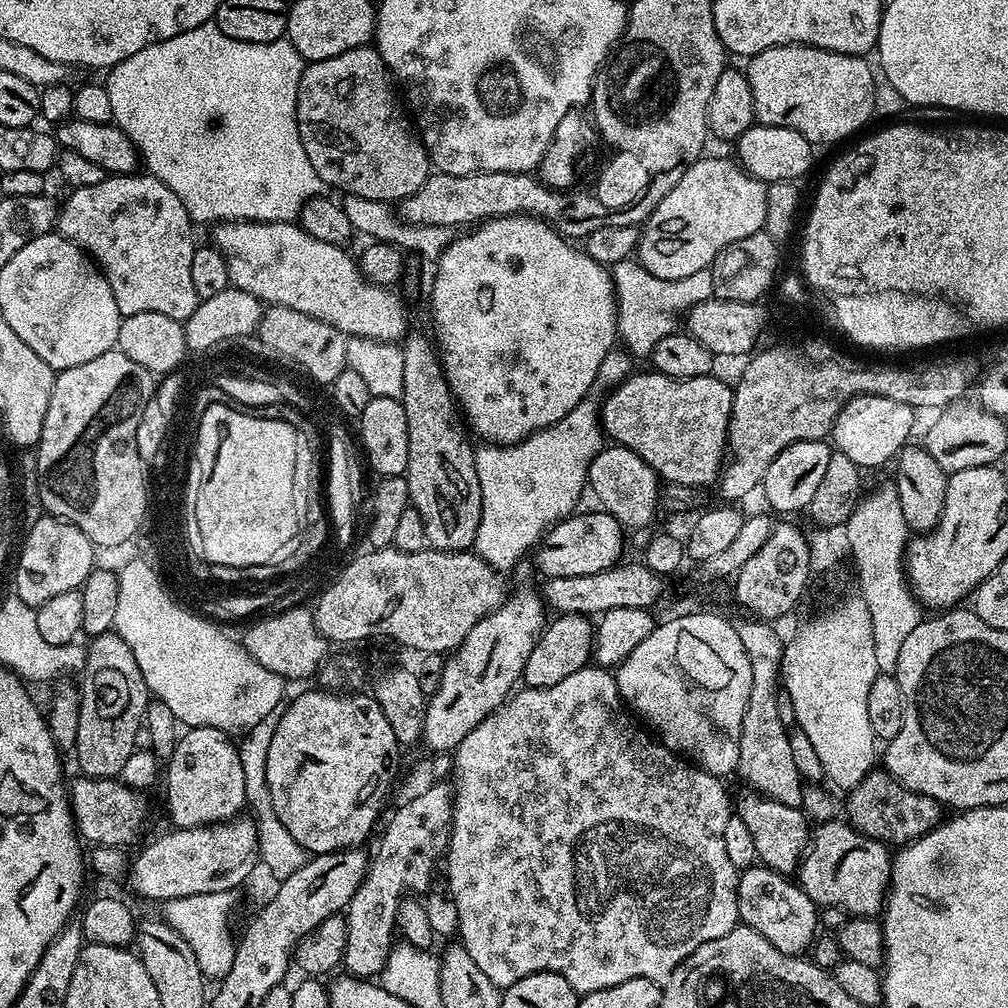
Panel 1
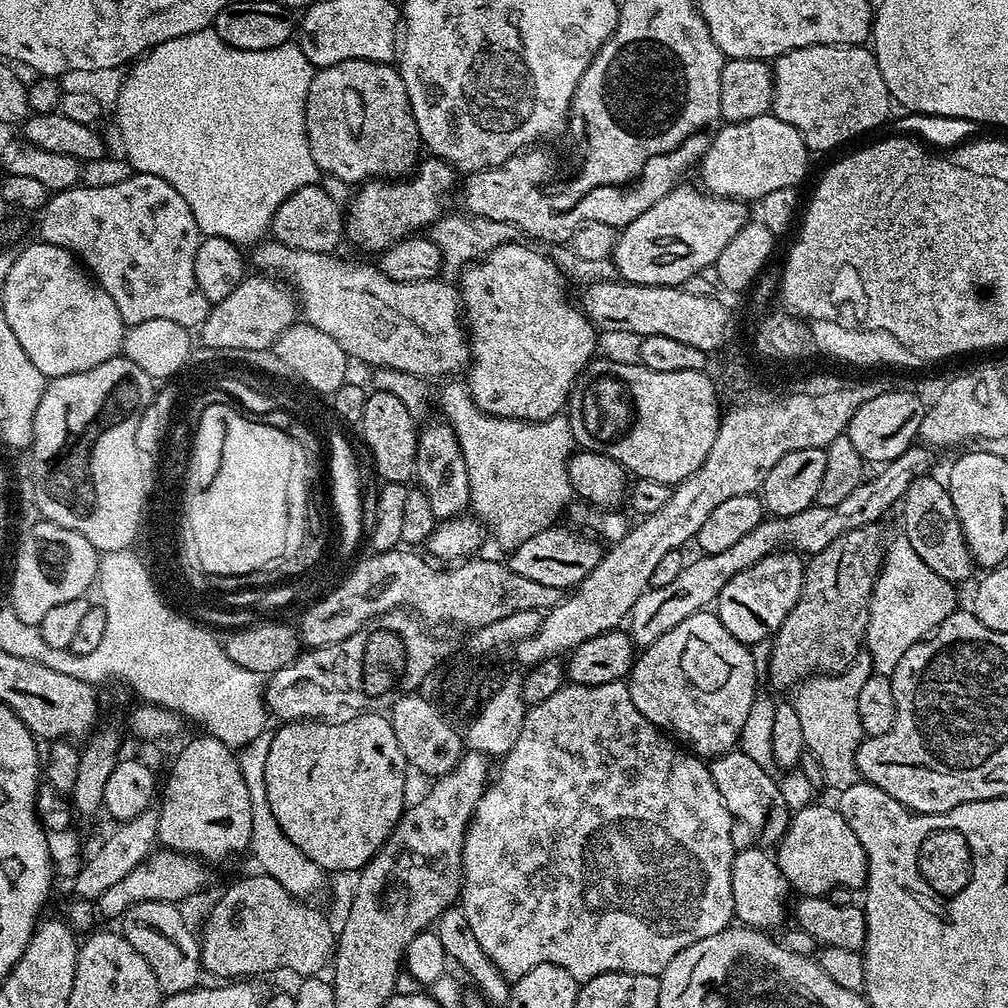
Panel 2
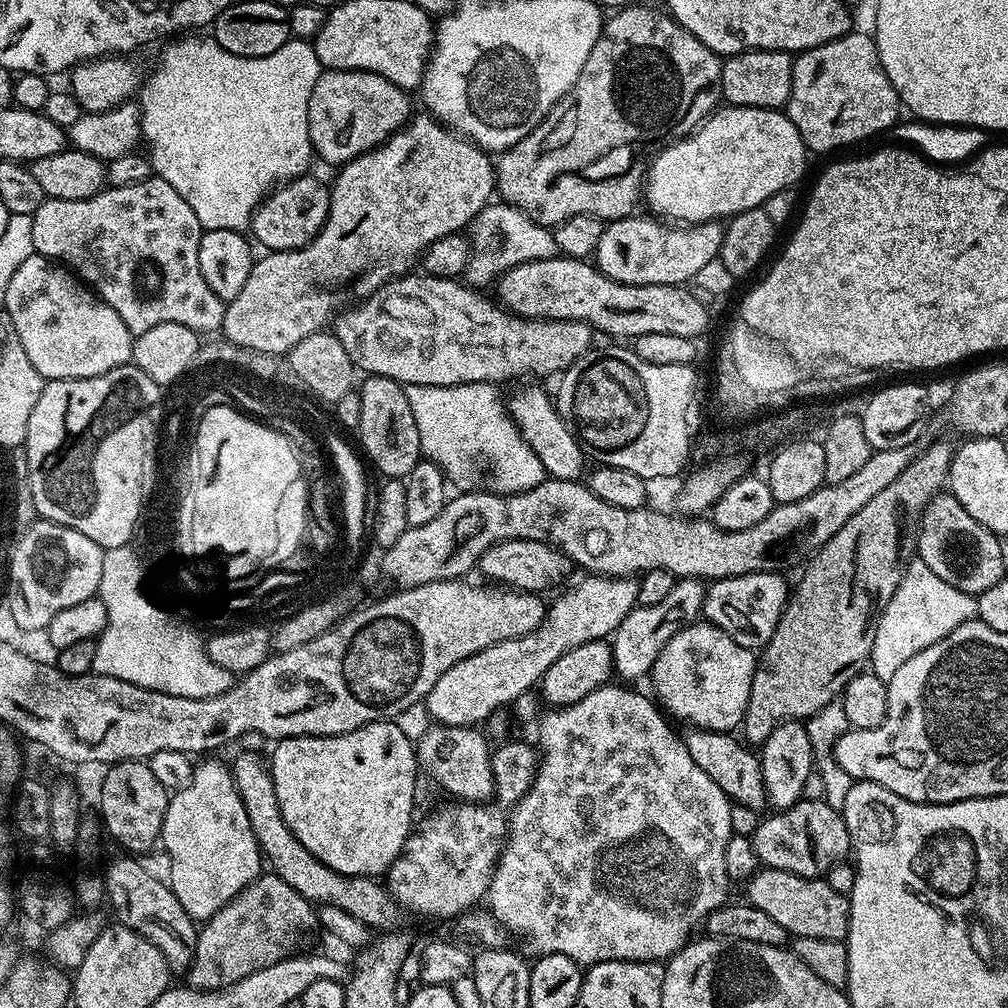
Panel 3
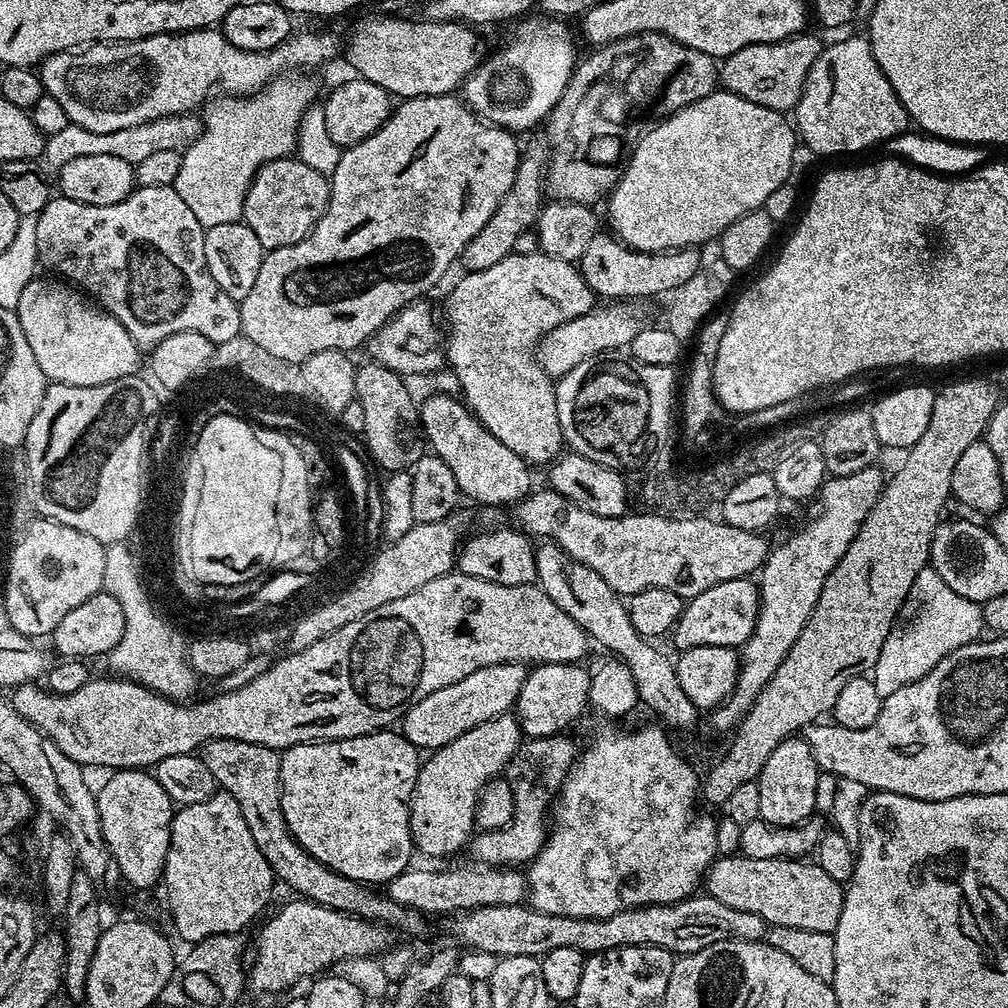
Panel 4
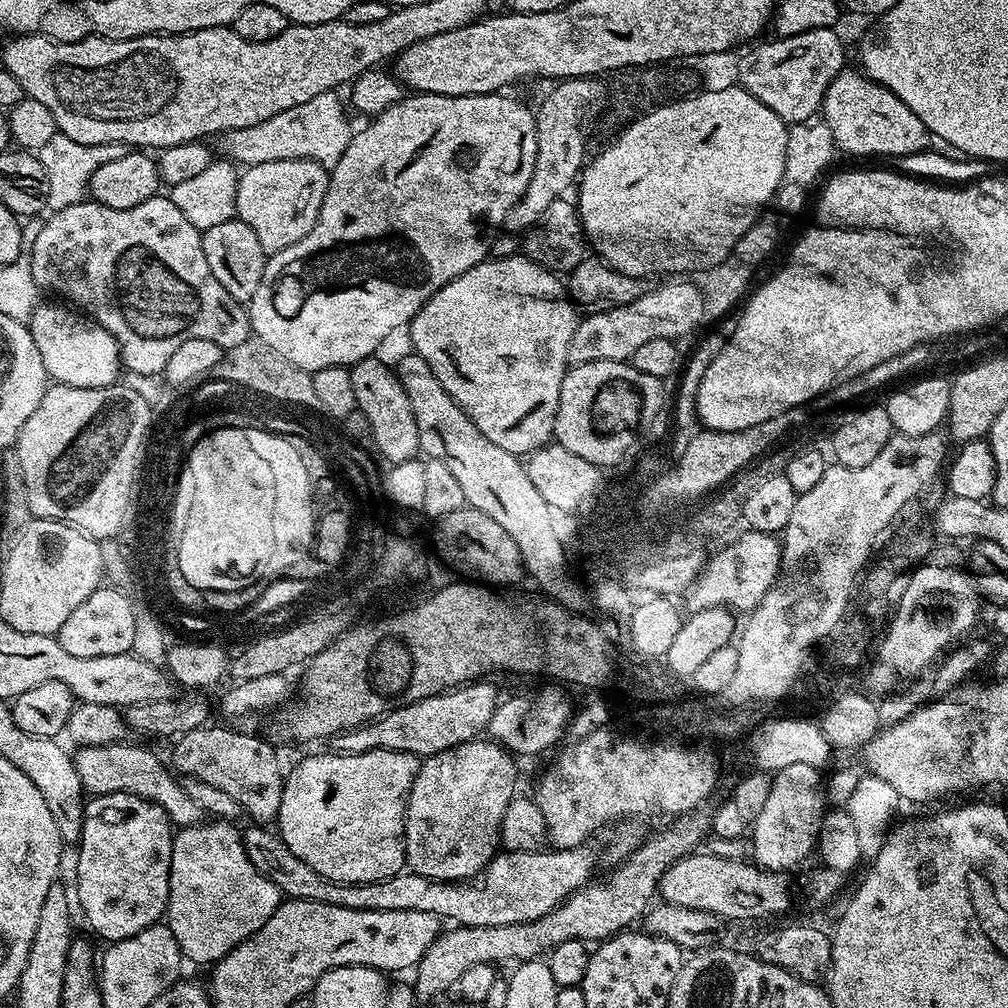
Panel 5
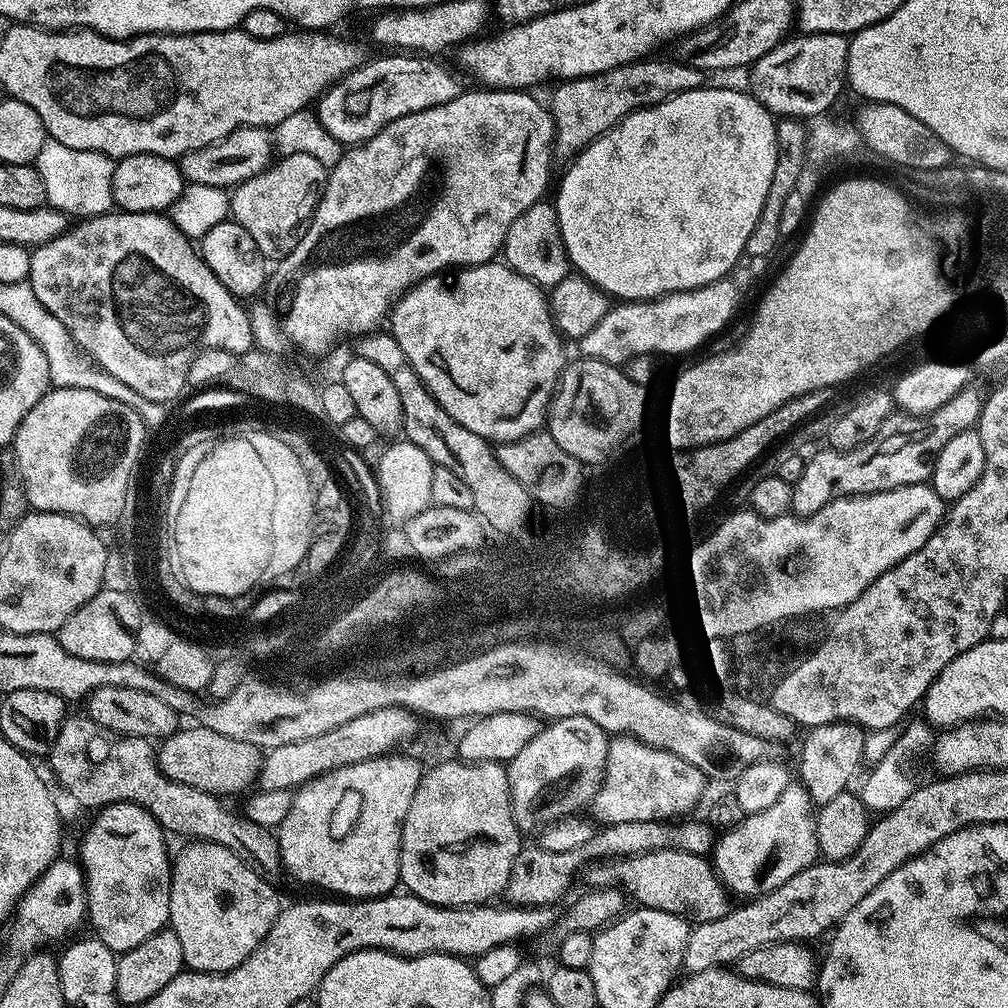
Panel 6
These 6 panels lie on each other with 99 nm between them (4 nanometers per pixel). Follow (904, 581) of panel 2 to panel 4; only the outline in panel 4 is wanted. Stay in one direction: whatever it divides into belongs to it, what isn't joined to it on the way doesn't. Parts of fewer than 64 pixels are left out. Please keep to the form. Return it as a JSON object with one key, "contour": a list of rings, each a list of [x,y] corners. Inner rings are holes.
{"contour":[[[930,566],[924,568],[914,582],[914,586],[908,595],[907,611],[912,611],[912,617],[903,624],[897,623],[892,632],[882,642],[882,650],[878,654],[878,662],[873,666],[870,676],[876,682],[876,689],[881,698],[894,694],[896,690],[902,690],[902,686],[912,684],[918,678],[930,674],[946,654],[958,650],[958,646],[966,646],[970,642],[981,639],[985,635],[984,609],[981,605],[975,604],[970,598],[962,598],[946,586],[946,582],[940,580],[940,576]]]}

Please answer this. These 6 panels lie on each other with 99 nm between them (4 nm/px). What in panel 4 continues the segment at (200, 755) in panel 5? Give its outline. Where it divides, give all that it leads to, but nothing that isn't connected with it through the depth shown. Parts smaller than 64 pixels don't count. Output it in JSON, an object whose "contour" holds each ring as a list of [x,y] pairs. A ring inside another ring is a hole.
{"contour":[[[230,738],[211,740],[202,749],[202,759],[210,766],[213,781],[223,791],[229,792],[250,826],[250,835],[258,846],[262,858],[270,862],[270,870],[277,881],[288,888],[293,888],[297,897],[312,900],[330,910],[345,912],[363,920],[372,920],[389,929],[397,928],[400,932],[412,936],[424,928],[425,913],[394,902],[383,891],[372,886],[365,886],[359,880],[351,880],[335,872],[330,866],[318,862],[304,849],[288,831],[286,818],[280,809],[282,786],[280,785],[280,752],[254,742],[238,742]]]}

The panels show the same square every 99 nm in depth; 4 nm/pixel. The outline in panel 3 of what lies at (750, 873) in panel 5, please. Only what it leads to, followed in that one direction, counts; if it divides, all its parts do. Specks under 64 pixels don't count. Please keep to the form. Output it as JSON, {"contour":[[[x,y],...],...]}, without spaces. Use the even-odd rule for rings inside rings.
{"contour":[[[761,867],[746,880],[747,903],[763,910],[788,931],[789,937],[826,938],[847,941],[850,926],[849,897],[838,894],[829,886],[827,879],[811,876],[802,878],[786,870]]]}

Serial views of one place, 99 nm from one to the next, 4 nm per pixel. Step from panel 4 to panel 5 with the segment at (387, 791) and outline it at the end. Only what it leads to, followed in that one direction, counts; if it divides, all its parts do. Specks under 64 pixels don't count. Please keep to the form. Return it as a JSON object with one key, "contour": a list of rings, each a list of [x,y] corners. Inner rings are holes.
{"contour":[[[372,749],[365,753],[346,753],[335,750],[320,752],[317,756],[308,756],[305,760],[300,760],[296,764],[296,769],[292,773],[287,773],[284,781],[284,793],[278,813],[278,834],[282,842],[294,854],[294,858],[302,858],[310,870],[318,870],[322,878],[330,878],[334,882],[343,884],[361,884],[362,882],[374,882],[375,880],[385,880],[391,876],[396,876],[399,872],[405,871],[406,861],[404,858],[404,818],[408,806],[408,795],[414,786],[414,778],[420,769],[421,757],[413,753],[399,752],[394,749]]]}

